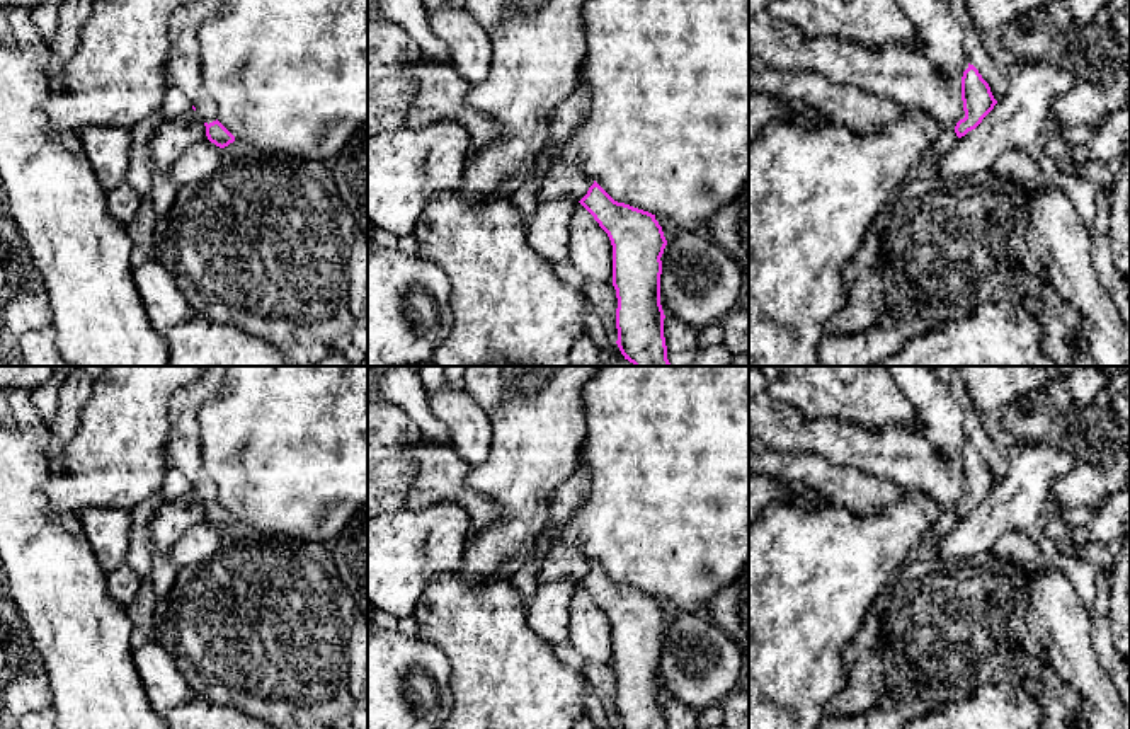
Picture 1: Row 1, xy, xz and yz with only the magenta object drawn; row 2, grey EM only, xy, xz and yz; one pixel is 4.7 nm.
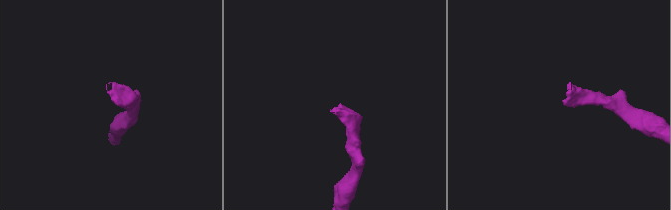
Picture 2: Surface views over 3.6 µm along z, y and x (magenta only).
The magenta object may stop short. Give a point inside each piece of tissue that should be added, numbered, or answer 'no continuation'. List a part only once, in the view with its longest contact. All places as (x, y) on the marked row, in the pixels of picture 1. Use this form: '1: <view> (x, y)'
1: yz (904, 75)

